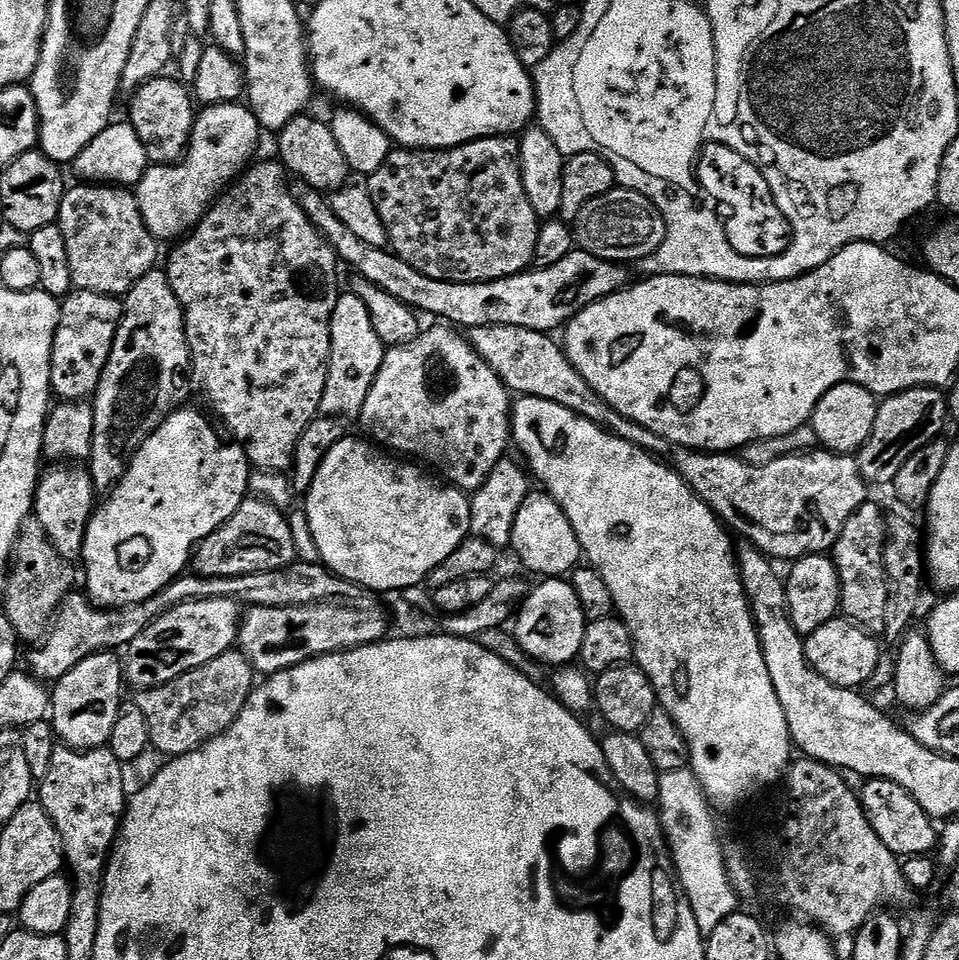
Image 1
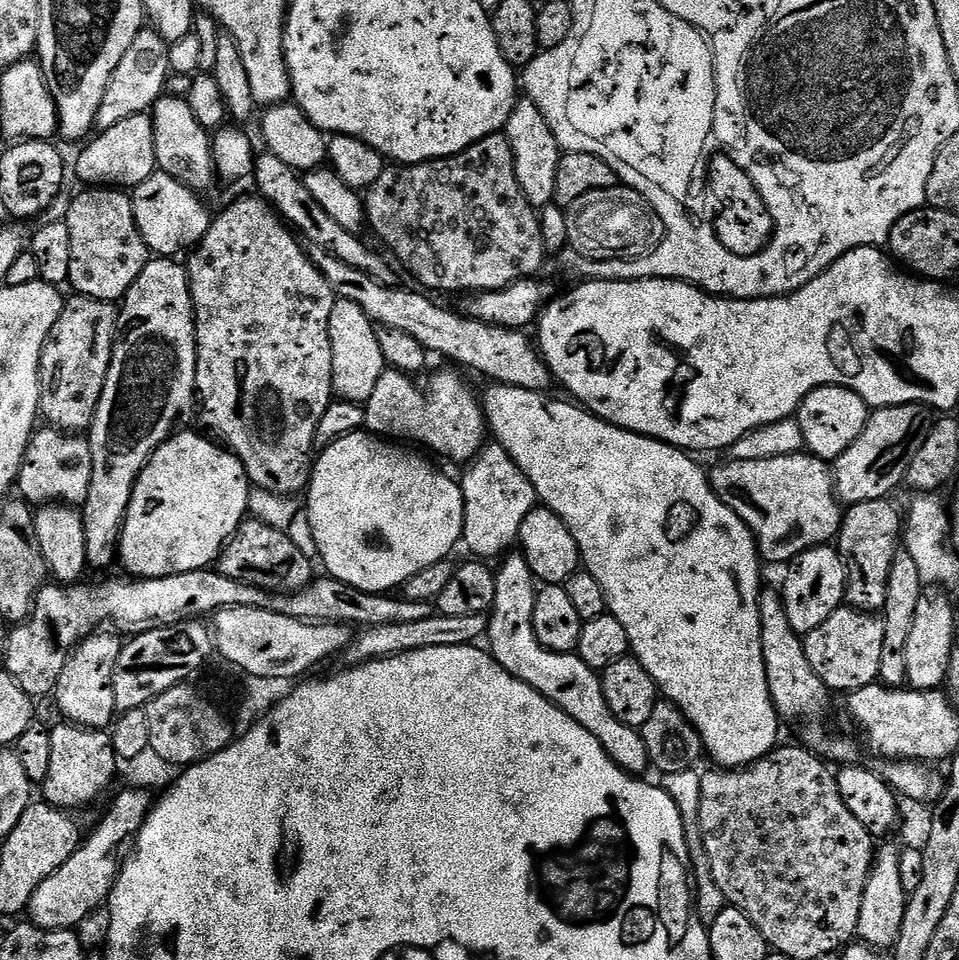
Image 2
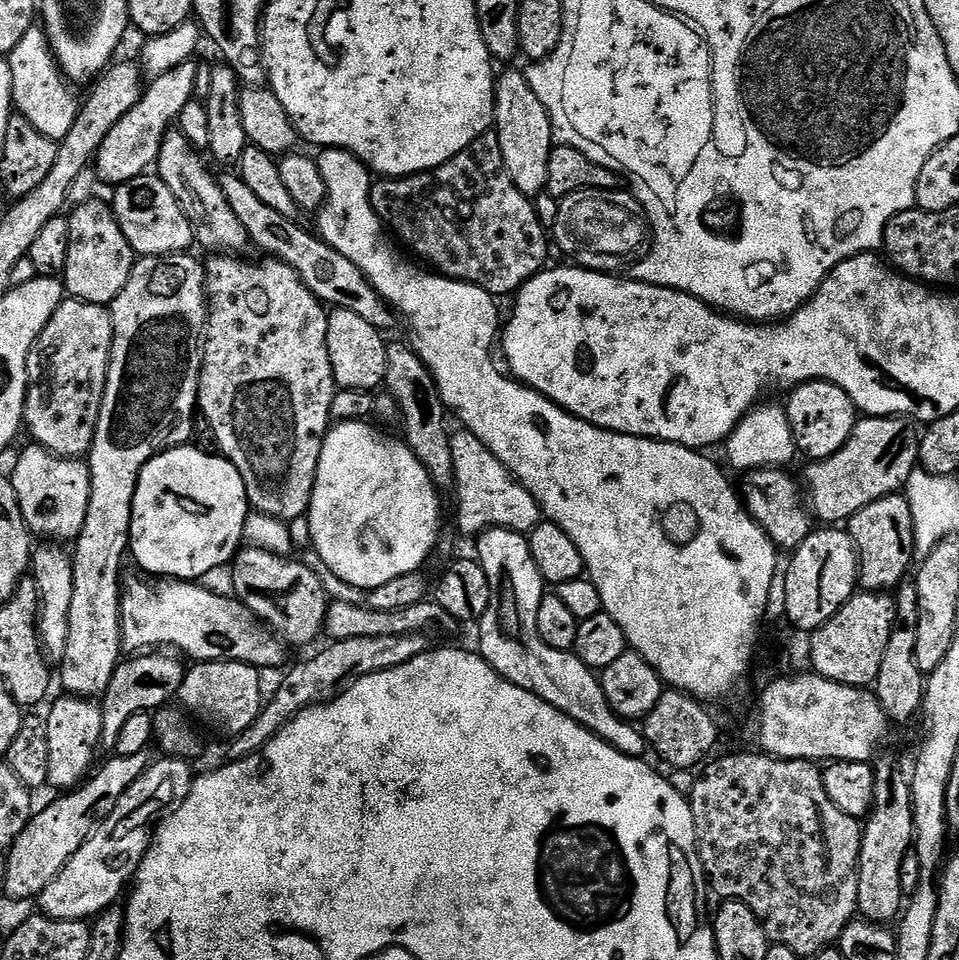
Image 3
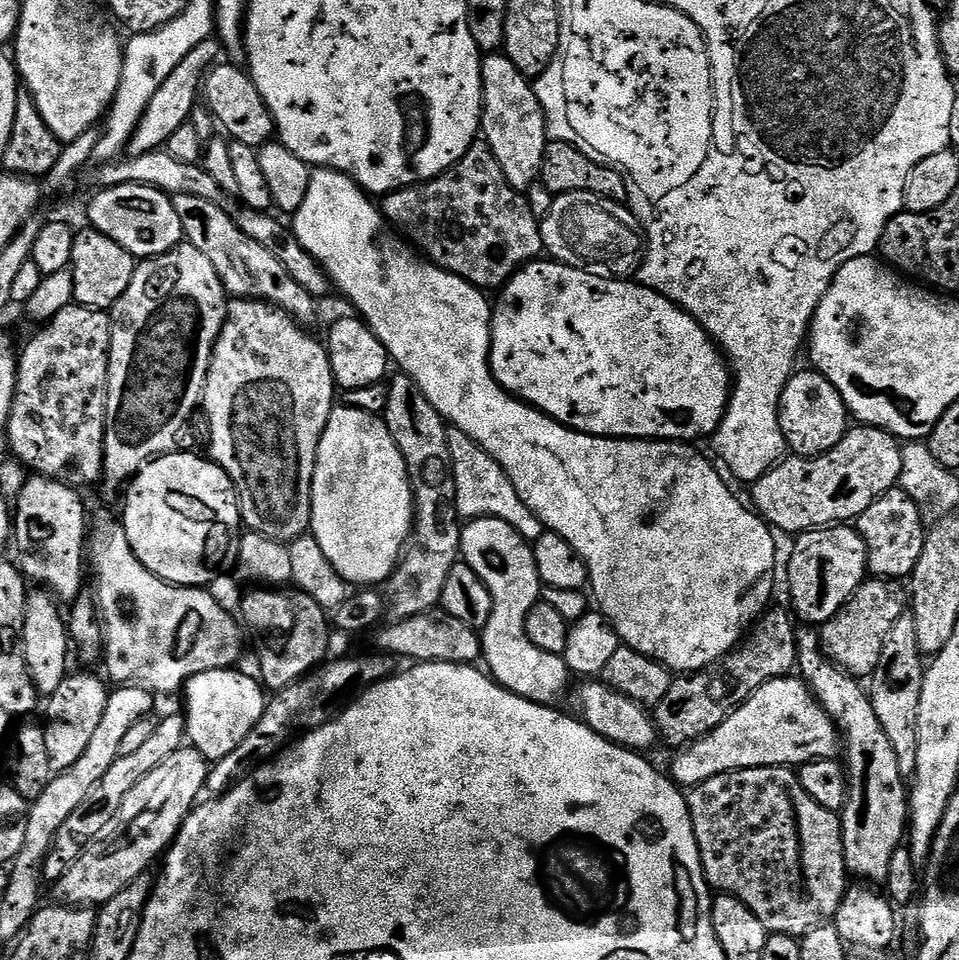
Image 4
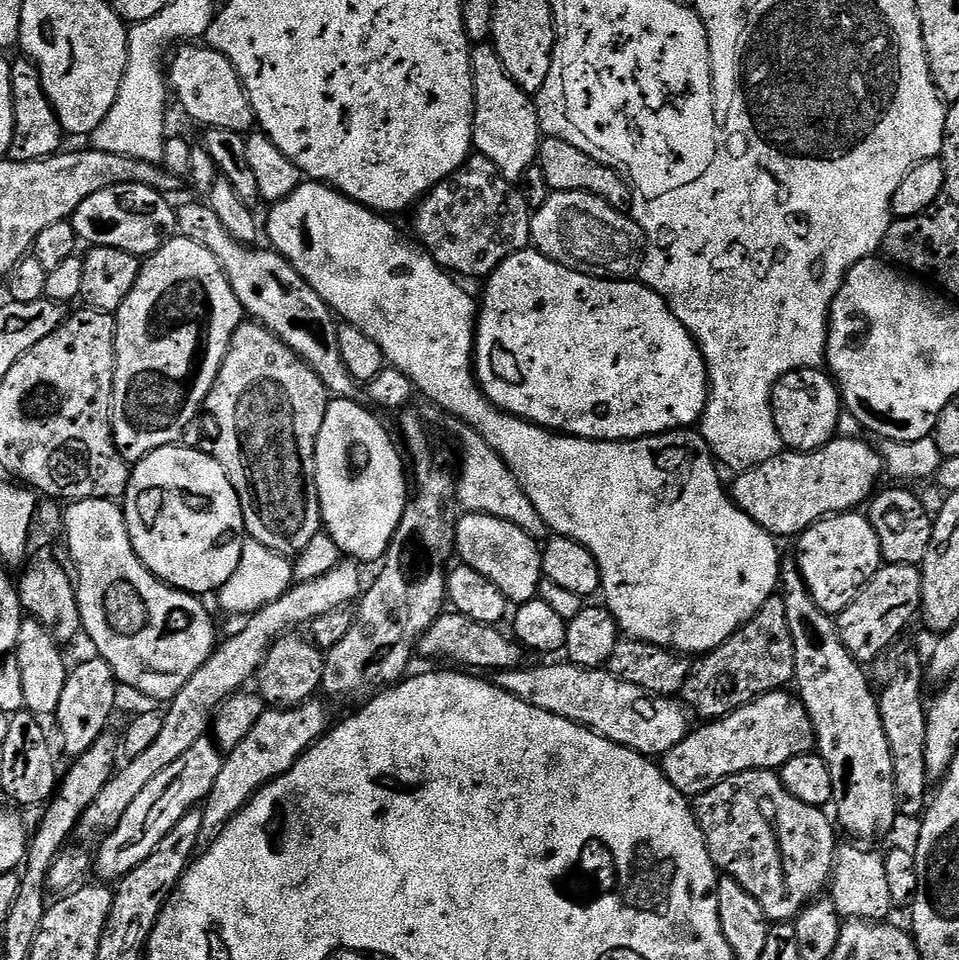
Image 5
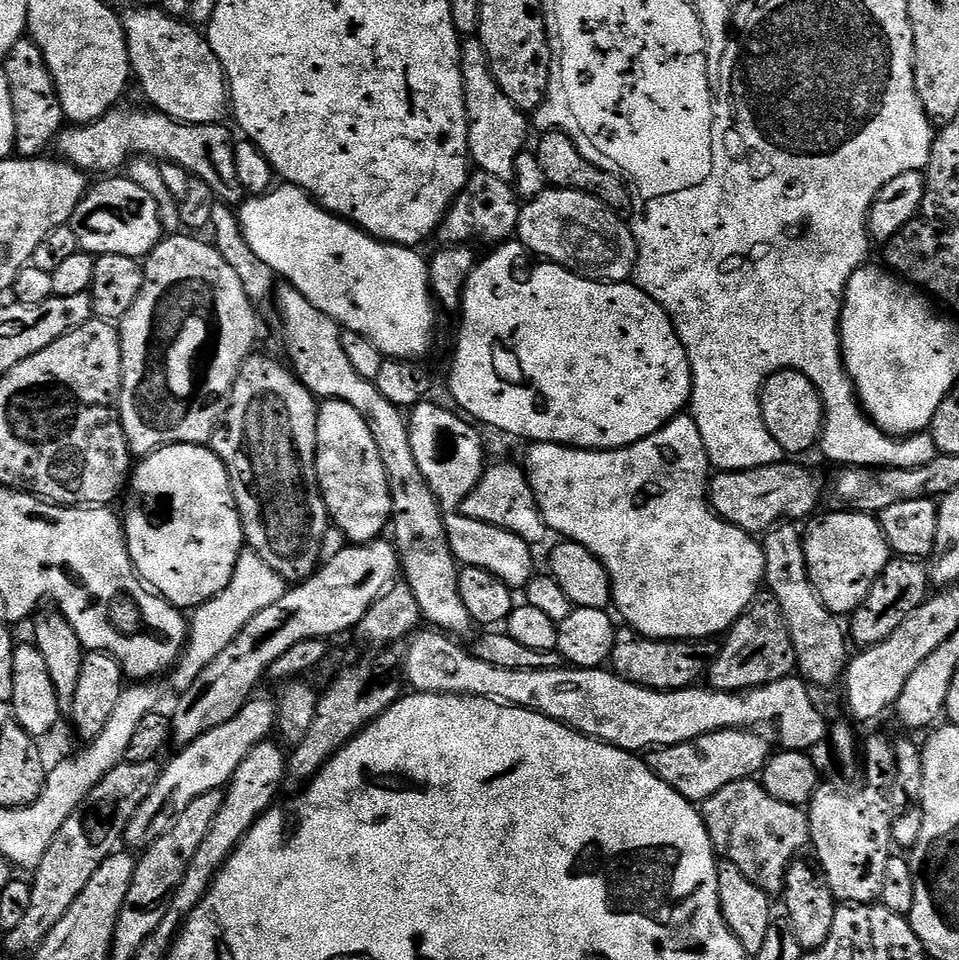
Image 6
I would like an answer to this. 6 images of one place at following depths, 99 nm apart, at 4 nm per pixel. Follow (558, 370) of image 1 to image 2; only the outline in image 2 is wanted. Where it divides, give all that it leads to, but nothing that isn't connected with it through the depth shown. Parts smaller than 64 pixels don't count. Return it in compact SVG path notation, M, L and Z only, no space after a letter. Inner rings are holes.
M316 250L311 253L311 257L326 278L326 282L330 282L332 293L337 298L358 302L358 306L362 306L362 310L366 310L368 317L377 325L402 330L402 334L410 334L410 338L421 344L425 352L437 352L438 355L461 364L456 365L461 369L473 368L474 371L489 376L489 381L497 384L509 384L512 388L543 393L549 391L548 387L553 387L552 373L534 351L533 341L528 341L524 337L523 331L515 328L497 328L481 320L474 320L467 314L459 316L456 312L447 312L431 300L431 295L420 290L407 292L406 289L400 288L401 286L382 284L362 270L346 266L346 262L329 256L327 252ZM811 454L769 460L725 460L725 464L711 469L712 489L724 505L746 522L767 563L769 560L783 565L806 550L827 545L839 537L842 505L836 498L833 473L825 461Z

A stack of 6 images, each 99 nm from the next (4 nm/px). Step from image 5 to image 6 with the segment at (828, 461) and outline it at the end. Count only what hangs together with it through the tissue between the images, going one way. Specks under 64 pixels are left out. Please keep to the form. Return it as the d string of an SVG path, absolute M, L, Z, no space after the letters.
M777 462L745 472L717 471L708 489L712 509L726 523L753 534L767 534L781 522L800 522L803 516L811 517L820 504L820 480L800 462L788 463L792 464Z

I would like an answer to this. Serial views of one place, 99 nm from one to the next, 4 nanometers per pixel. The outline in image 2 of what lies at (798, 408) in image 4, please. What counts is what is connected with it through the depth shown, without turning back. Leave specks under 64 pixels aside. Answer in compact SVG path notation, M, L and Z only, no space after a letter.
M827 384L825 388L815 388L803 400L796 411L794 424L797 424L795 427L804 440L804 448L811 455L817 460L835 462L858 438L858 434L862 434L862 430L868 425L869 415L868 403L858 394L854 394L849 388Z

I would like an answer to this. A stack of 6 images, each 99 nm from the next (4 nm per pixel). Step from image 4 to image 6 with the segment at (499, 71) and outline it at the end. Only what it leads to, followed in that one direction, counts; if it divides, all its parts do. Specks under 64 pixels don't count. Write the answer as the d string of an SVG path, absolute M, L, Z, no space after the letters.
M468 38L460 46L460 69L464 83L464 101L468 111L468 155L479 171L494 174L494 178L515 181L518 154L525 151L530 120L524 111L498 86L486 50L478 38Z

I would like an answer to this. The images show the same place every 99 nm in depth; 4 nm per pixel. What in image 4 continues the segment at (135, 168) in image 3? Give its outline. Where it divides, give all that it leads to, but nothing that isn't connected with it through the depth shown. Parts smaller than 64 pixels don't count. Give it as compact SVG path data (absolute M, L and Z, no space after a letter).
M215 37L204 39L186 54L182 62L174 68L170 76L162 82L162 86L151 96L138 126L129 136L126 147L127 155L137 157L140 154L157 151L171 141L175 132L189 121L193 106L198 102L198 91L203 76L207 68L213 65L221 57L221 54L222 45Z

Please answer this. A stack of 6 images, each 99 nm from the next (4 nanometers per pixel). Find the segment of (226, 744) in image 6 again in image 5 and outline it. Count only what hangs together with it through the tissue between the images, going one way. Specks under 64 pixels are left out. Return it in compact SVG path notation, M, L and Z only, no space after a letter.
M205 738L194 742L178 762L166 766L134 802L130 802L130 810L122 814L122 822L109 832L103 840L99 841L97 852L94 852L94 872L97 872L99 879L104 882L119 882L124 879L130 870L134 870L174 830L174 822L182 818L188 812L193 811L210 794L214 786L214 778L218 778L218 770L222 770L224 761L222 752L211 739Z

